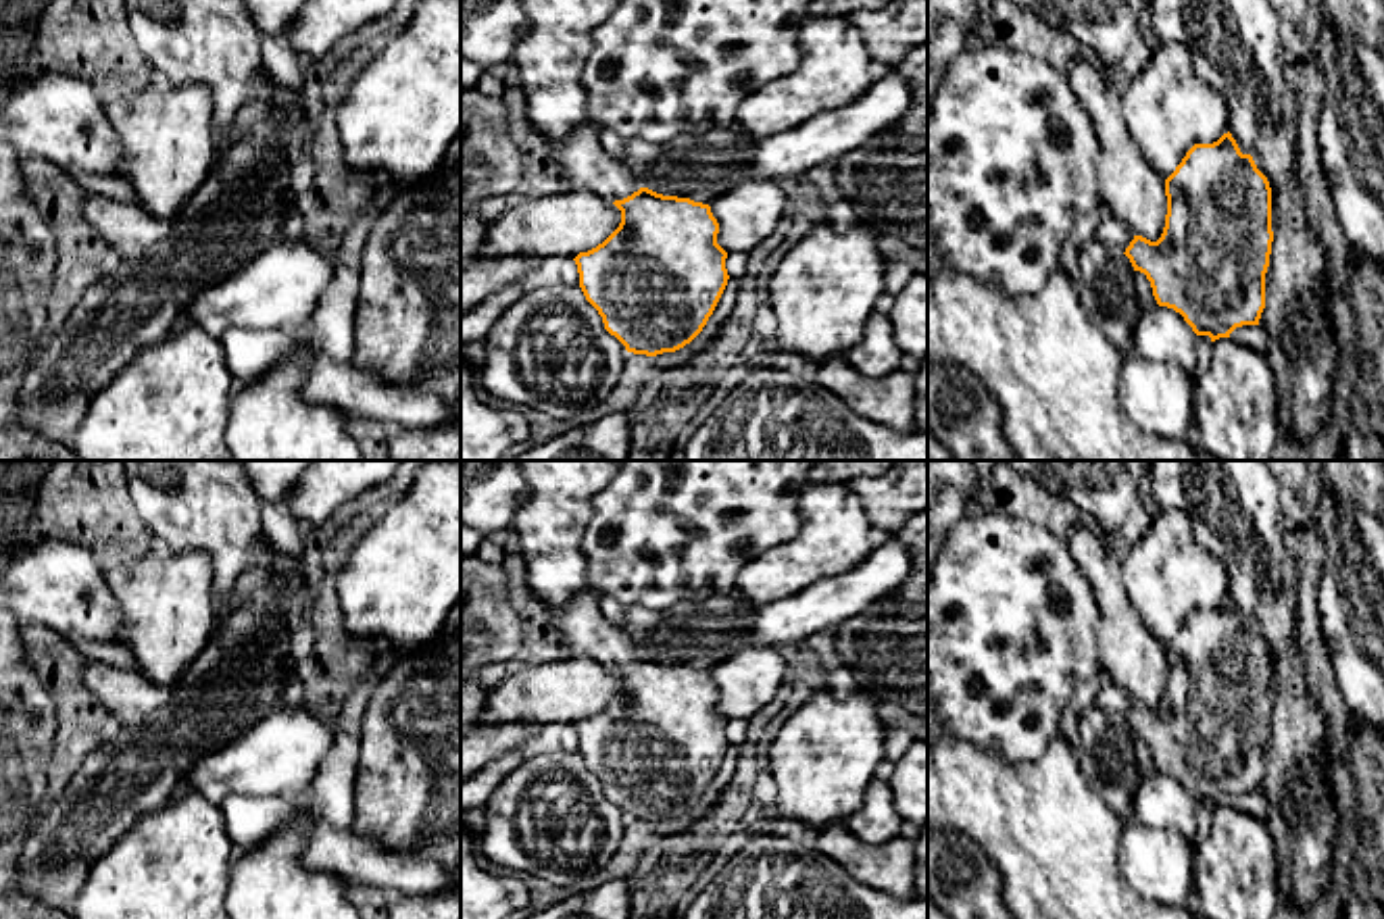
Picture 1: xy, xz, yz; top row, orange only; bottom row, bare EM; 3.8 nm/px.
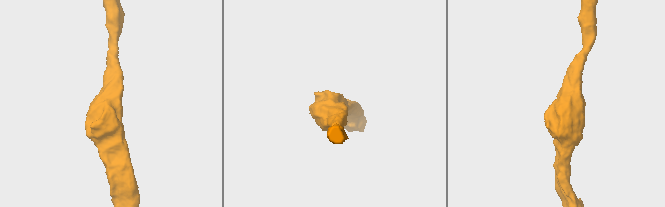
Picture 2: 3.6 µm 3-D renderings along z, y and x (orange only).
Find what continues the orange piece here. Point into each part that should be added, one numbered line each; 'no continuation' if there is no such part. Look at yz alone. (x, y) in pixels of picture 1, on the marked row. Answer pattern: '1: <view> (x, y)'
1: yz (1111, 232)

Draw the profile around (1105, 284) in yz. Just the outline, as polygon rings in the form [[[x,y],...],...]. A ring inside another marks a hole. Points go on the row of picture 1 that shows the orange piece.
[[[1090,238],[1082,242],[1078,263],[1078,294],[1090,321],[1123,356],[1132,354],[1142,308],[1130,258]]]

